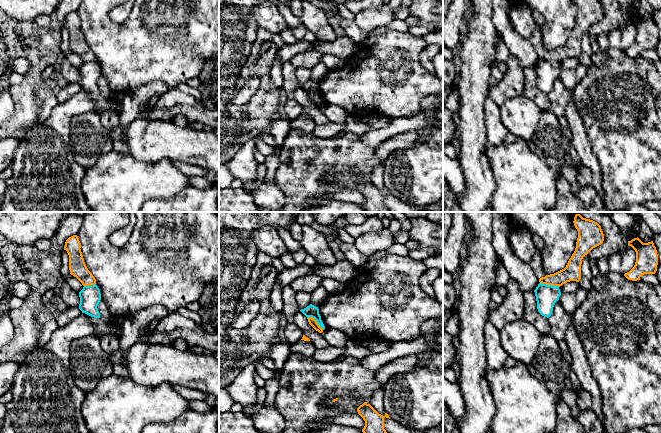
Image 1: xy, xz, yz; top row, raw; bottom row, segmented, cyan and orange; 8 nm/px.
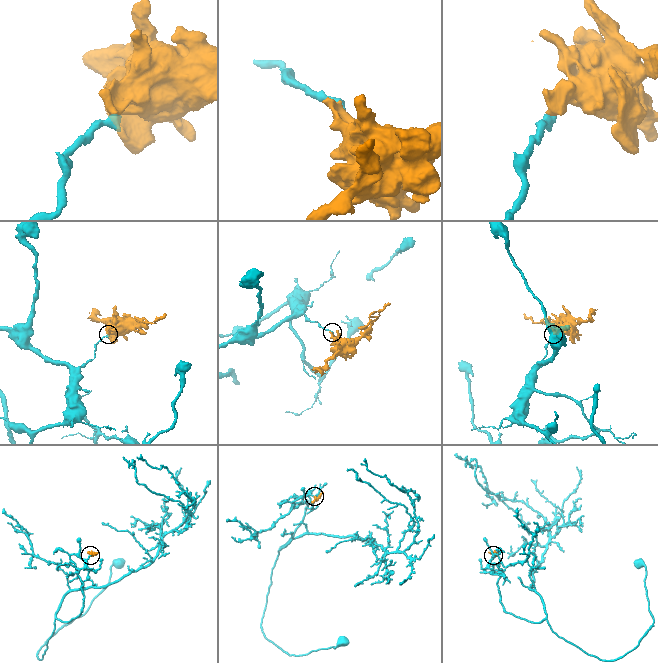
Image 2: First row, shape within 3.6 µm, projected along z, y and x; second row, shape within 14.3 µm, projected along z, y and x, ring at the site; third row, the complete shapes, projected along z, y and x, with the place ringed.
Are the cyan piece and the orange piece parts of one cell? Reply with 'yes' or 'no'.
no

